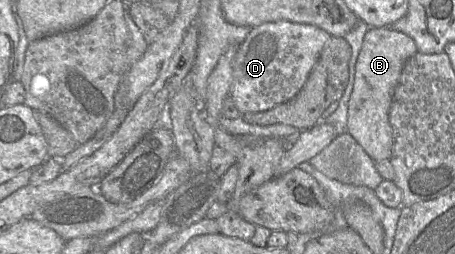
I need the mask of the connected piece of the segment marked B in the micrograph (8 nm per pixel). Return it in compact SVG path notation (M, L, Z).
M391 27L369 28L364 36L349 100L347 133L374 162L389 160L392 155L393 133L389 122L392 96L405 63L417 52L417 46L410 36Z

